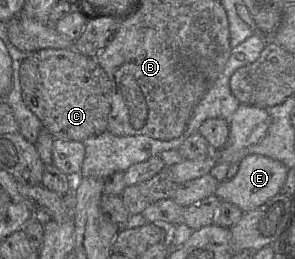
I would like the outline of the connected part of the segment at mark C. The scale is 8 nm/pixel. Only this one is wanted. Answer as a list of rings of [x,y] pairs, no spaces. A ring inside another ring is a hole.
[[[45,48],[27,54],[20,65],[22,98],[55,139],[83,142],[107,131],[111,82],[95,60],[75,48]]]

